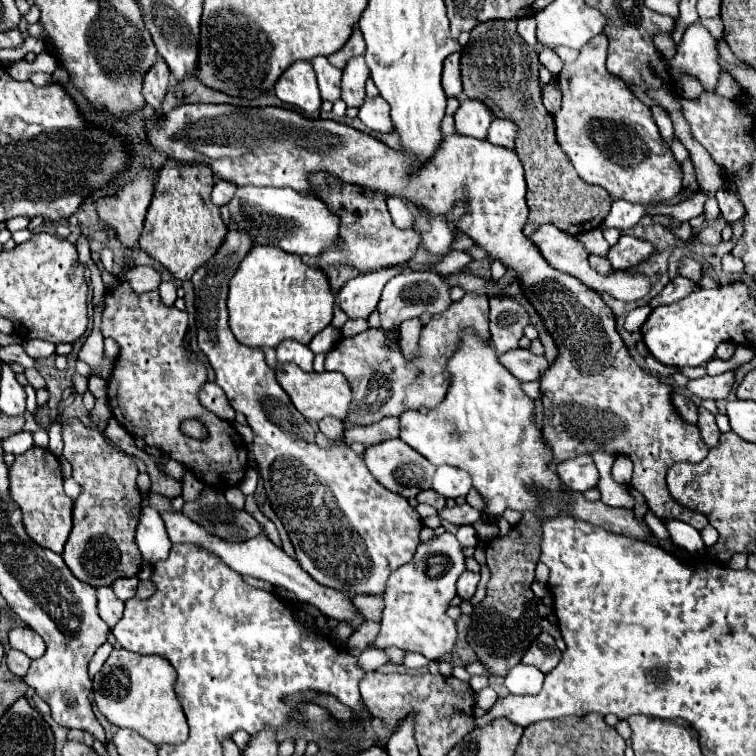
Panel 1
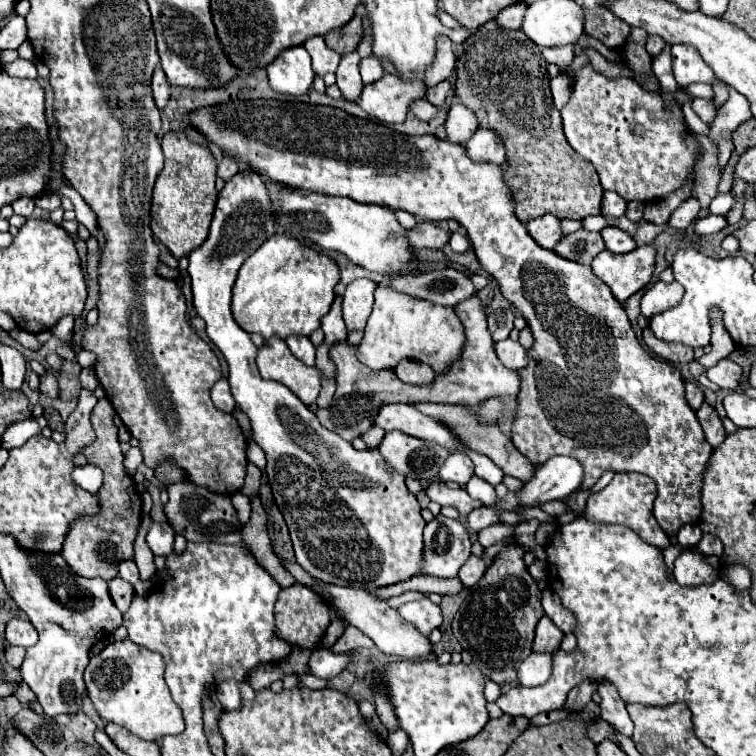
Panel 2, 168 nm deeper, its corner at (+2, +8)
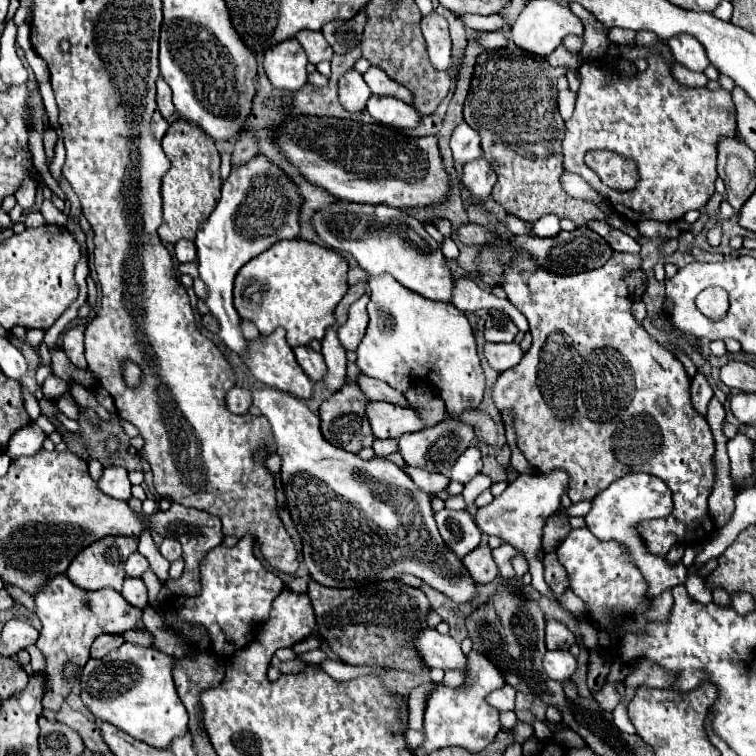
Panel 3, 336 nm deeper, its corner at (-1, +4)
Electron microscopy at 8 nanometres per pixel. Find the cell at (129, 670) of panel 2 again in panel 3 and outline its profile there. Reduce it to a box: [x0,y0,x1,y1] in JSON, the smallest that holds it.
[80,642,188,748]

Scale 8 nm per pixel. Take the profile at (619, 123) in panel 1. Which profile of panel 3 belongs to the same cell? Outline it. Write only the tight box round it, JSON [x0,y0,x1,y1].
[564,58,736,224]

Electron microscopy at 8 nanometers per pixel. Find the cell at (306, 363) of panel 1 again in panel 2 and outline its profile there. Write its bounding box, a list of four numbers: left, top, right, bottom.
[285,336,315,366]

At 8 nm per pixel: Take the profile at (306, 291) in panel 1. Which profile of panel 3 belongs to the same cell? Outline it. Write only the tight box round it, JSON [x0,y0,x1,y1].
[234,238,348,348]

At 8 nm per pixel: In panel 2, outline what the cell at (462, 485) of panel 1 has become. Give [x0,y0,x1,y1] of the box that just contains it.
[439,452,473,486]

